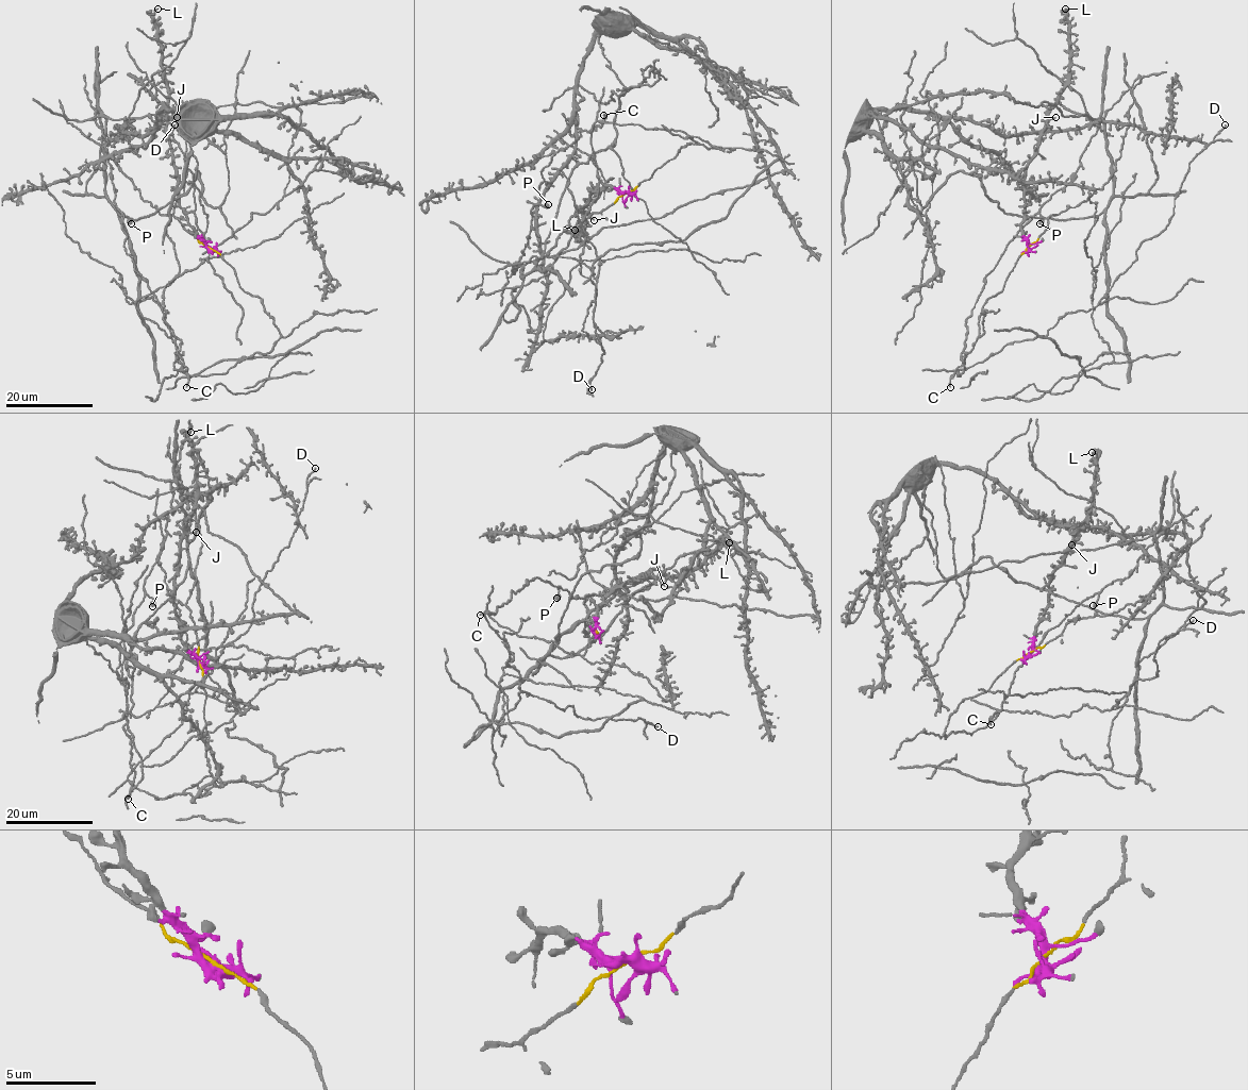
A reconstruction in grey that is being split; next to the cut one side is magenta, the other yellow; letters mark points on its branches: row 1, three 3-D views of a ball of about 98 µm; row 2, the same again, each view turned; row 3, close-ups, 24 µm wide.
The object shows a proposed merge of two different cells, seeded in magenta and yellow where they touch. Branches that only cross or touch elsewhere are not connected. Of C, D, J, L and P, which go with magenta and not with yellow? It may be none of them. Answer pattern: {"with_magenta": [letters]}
{"with_magenta": ["J", "L"]}

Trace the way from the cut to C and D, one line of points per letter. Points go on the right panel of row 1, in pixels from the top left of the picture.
C: (1028, 247), (1002, 289), (987, 299), (979, 319), (978, 338), (965, 352), (964, 371), (950, 379), (950, 386)
D: (1028, 247), (987, 299), (958, 375), (1095, 307), (1137, 248), (1166, 227), (1188, 165), (1225, 124)

